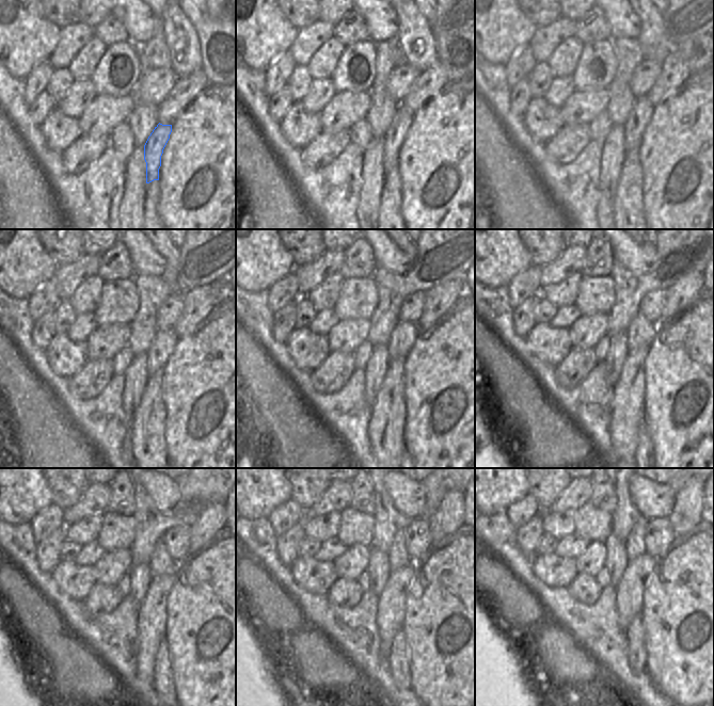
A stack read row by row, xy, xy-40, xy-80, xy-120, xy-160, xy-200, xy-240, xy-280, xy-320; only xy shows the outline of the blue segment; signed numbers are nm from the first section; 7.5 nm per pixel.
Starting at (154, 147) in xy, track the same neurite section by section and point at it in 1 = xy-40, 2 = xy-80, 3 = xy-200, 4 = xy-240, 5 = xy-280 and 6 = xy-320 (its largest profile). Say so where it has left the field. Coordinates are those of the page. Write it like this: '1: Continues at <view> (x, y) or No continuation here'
1: Continues at xy-40 (396, 133)
2: Continues at xy-80 (640, 113)
3: Continues at xy-200 (641, 332)
4: Continues at xy-240 (161, 563)
5: Continues at xy-280 (399, 557)
6: Continues at xy-320 (635, 543).

